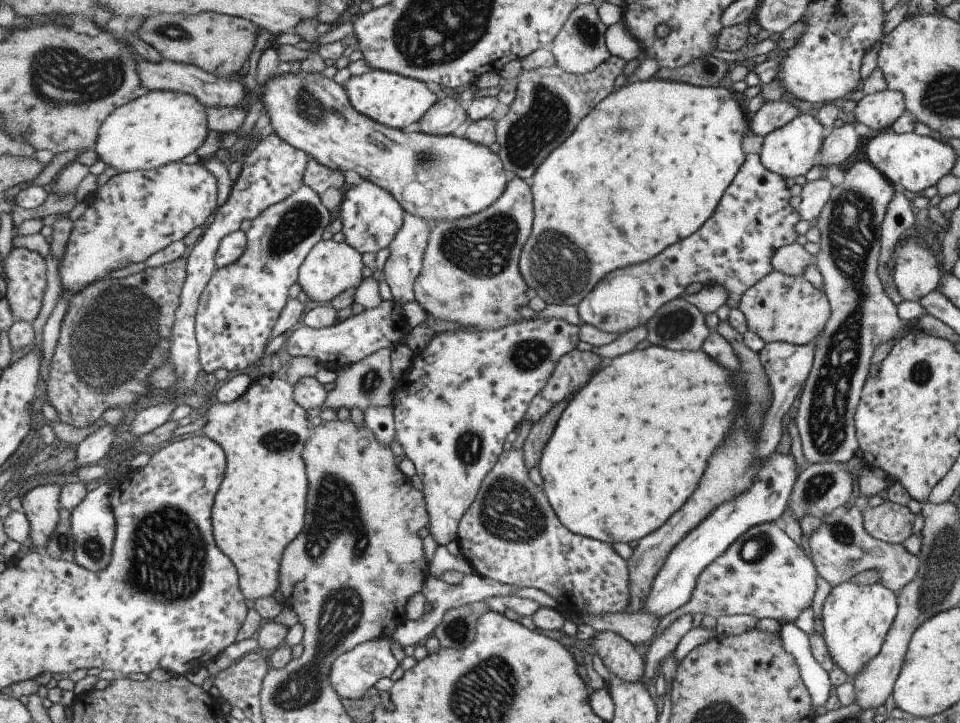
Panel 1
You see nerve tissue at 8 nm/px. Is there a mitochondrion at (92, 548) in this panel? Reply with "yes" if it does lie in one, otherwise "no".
yes

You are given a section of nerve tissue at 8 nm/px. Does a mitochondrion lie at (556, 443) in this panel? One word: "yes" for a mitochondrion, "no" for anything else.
no

